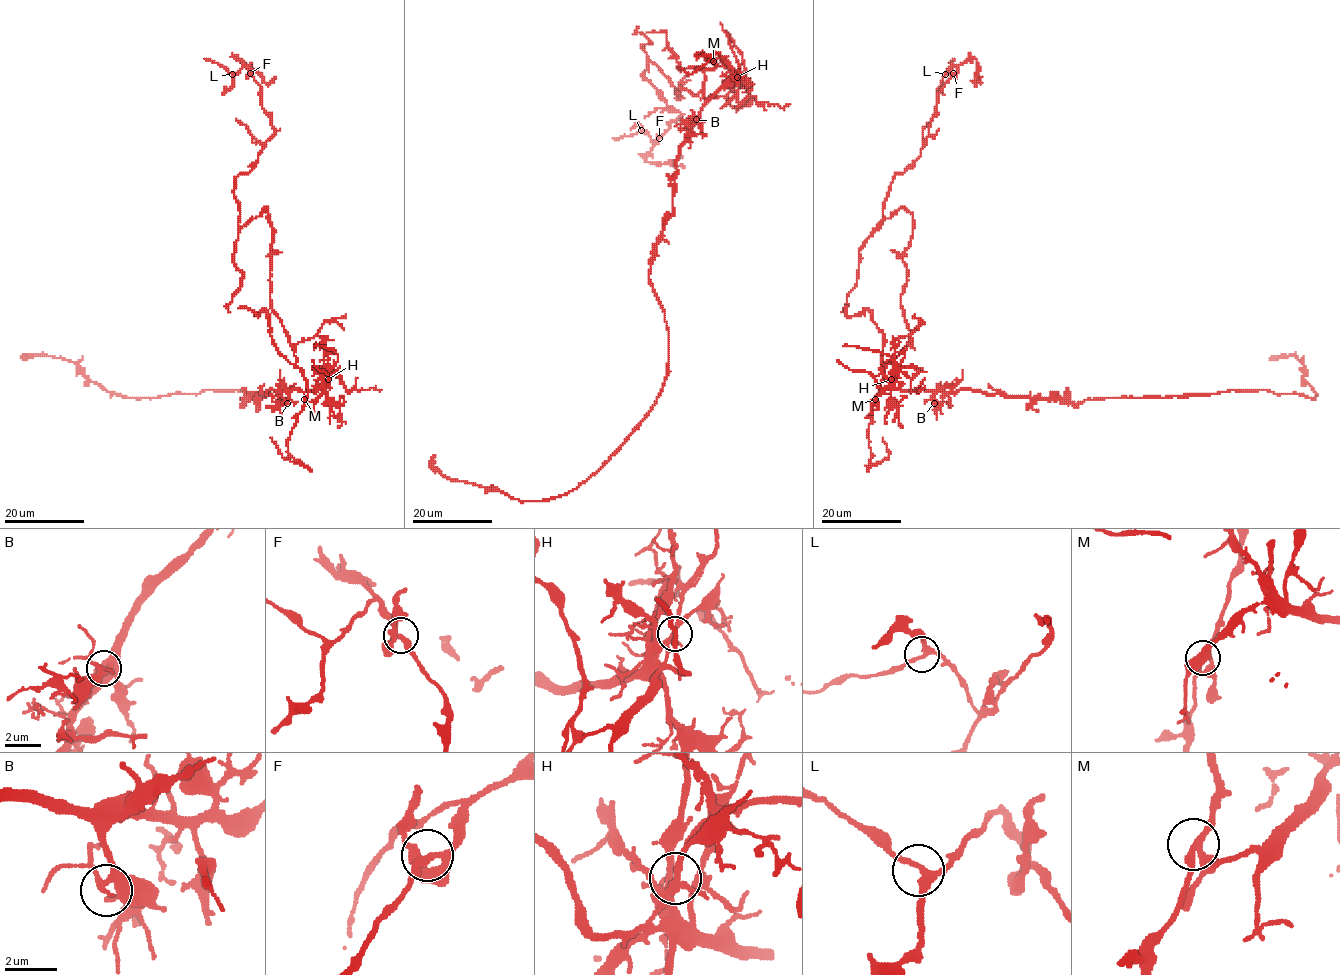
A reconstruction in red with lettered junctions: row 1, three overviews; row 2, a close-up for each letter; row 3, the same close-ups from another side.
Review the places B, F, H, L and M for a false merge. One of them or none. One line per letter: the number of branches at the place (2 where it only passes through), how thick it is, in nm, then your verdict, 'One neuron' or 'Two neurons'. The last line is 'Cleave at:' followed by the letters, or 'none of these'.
B: Branches: 3. Thickness 200 nm. One neuron
F: Branches: 3. Thickness 240 nm. One neuron
H: Branches: 3. Thickness 240 nm. Two neurons
L: Branches: 3. Thickness 220 nm. One neuron
M: Branches: 3. Thickness 220 nm. One neuron
Cleave at: H

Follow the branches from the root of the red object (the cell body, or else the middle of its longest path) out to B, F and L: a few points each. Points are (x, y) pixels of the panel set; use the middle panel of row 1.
B: (709, 100), (696, 119)
F: (709, 100), (737, 79), (726, 95), (679, 87), (678, 98), (649, 60), (643, 77), (683, 113), (659, 138)
L: (709, 100), (737, 79), (726, 95), (678, 98), (649, 60), (643, 77), (683, 113), (657, 142), (641, 130)

